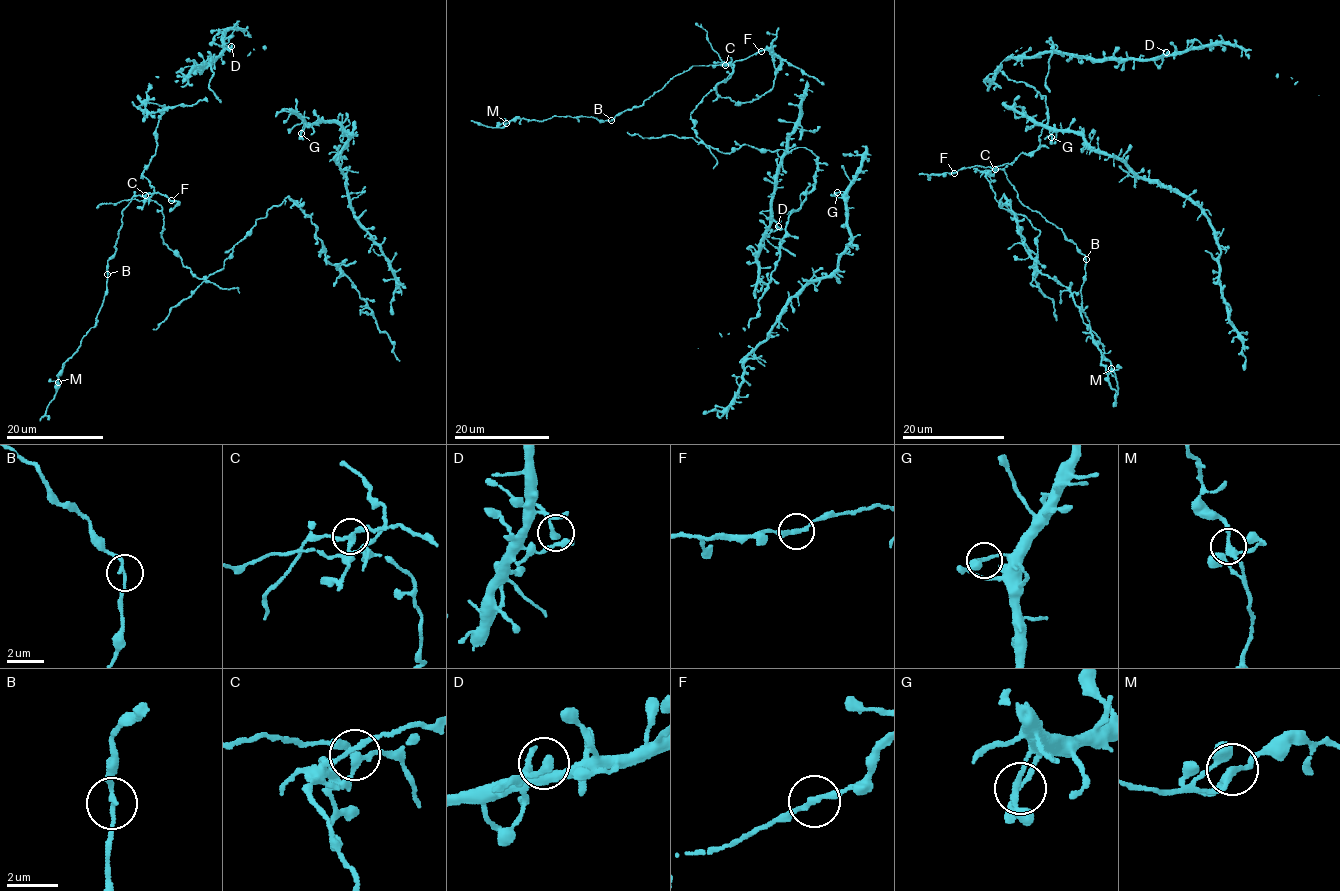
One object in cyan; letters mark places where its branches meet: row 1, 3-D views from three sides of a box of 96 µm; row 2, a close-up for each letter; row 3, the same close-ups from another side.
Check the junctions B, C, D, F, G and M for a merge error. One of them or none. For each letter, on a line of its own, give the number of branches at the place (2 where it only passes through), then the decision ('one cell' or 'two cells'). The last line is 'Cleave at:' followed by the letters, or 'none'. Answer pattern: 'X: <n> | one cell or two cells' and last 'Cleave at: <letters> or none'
B: 2 | one cell
C: 3 | two cells
D: 1 | one cell
F: 2 | one cell
G: 2 | one cell
M: 3 | one cell
Cleave at: C

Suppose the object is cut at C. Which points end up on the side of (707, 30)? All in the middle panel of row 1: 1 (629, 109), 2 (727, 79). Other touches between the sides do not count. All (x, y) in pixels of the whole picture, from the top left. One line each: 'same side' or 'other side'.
1: other side
2: same side

